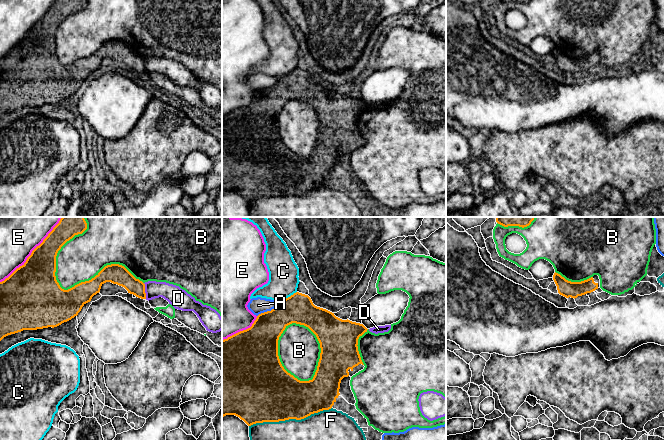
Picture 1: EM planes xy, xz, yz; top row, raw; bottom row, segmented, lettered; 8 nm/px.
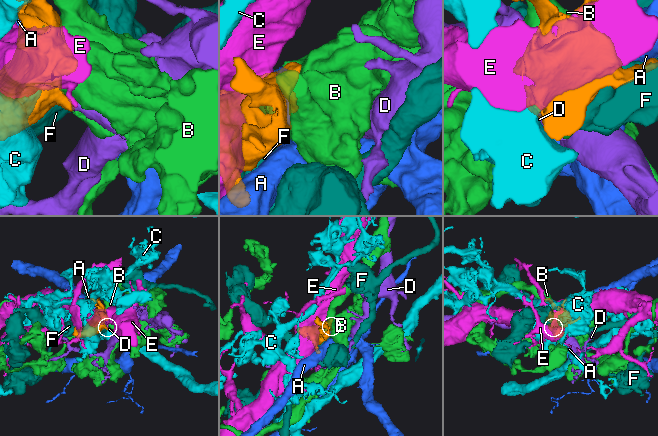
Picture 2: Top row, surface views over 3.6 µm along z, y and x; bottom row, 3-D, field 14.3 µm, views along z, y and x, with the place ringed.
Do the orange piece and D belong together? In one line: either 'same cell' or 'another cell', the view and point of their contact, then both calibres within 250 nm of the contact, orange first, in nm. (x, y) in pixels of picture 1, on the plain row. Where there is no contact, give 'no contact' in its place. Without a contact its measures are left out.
another cell | xy (144, 67) | 160/150 nm

